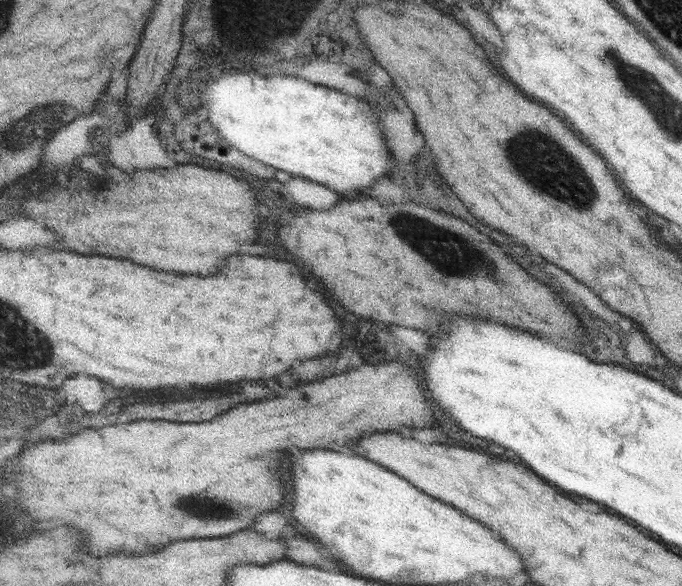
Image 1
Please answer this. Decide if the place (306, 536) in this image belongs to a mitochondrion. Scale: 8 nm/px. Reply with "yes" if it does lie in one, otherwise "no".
no

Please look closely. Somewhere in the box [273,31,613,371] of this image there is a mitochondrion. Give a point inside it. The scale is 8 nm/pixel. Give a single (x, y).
(544, 163)

